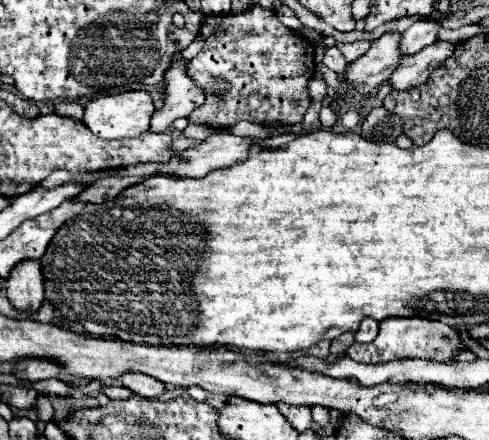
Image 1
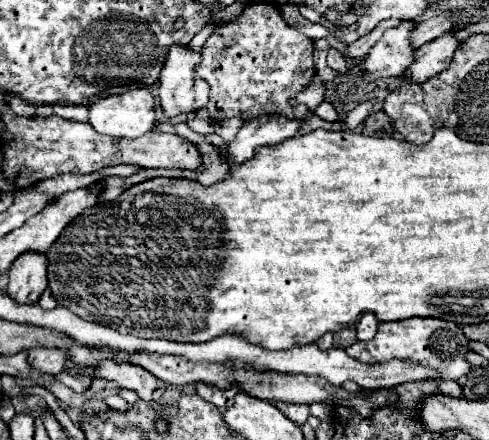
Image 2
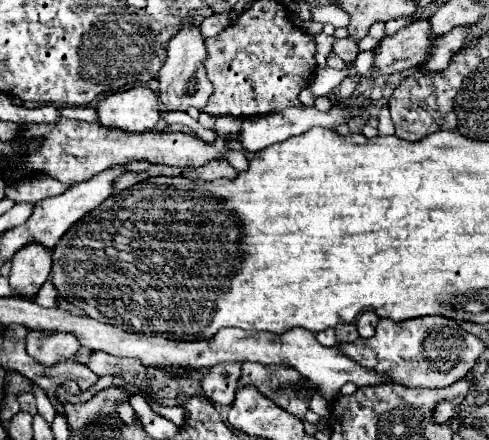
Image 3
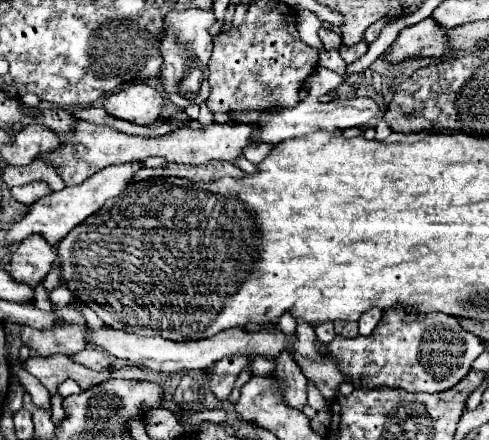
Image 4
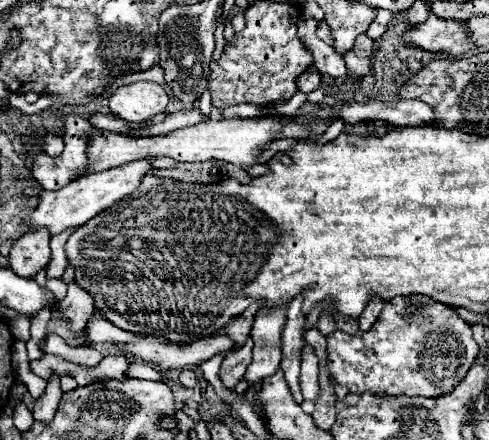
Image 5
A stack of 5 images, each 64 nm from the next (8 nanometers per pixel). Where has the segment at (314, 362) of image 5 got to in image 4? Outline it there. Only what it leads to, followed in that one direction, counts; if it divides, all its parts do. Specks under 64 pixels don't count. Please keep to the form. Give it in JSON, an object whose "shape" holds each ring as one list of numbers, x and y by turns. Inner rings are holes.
{"shape":[[308,380,306,392,308,392,308,404,310,404,314,410,320,410,320,408,324,408,324,406,326,406,326,400,324,400,324,396,320,394,318,386,316,386,312,380]]}

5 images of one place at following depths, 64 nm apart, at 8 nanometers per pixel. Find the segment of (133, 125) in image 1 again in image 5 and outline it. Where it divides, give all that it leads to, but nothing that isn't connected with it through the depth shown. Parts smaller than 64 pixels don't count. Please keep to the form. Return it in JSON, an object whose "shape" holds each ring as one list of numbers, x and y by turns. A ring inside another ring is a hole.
{"shape":[[152,80,134,82,130,86,120,86,108,100,110,112,130,124,142,124,158,112,166,112,170,102,168,92,162,84]]}

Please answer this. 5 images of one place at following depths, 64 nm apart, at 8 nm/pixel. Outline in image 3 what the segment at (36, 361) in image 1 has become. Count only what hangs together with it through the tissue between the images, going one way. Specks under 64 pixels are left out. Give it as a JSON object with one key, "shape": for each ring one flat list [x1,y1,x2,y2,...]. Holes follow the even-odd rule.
{"shape":[[28,330,26,334,26,352,44,366,52,366,60,360,74,358,80,350,80,340,70,332,44,334,40,330]]}

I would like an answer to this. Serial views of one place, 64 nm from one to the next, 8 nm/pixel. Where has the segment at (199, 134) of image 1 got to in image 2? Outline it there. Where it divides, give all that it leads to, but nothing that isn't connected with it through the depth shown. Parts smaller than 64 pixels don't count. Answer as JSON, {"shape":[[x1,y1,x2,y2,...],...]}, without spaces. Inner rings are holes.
{"shape":[[192,118,192,120,188,120,188,126,200,134,212,134,214,132,214,124,210,120,204,120,204,118]]}

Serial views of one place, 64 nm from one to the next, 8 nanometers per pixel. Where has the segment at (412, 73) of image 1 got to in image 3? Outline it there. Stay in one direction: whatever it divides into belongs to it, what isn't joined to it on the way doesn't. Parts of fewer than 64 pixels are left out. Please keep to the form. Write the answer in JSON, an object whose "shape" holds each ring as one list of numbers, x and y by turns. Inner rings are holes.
{"shape":[[458,26,452,28,452,32,438,36,436,44,434,44,434,56,422,66,422,70,430,72,430,70,440,70,444,68,444,64,448,64,448,60,464,48,464,44,470,44,470,28,472,26]]}

